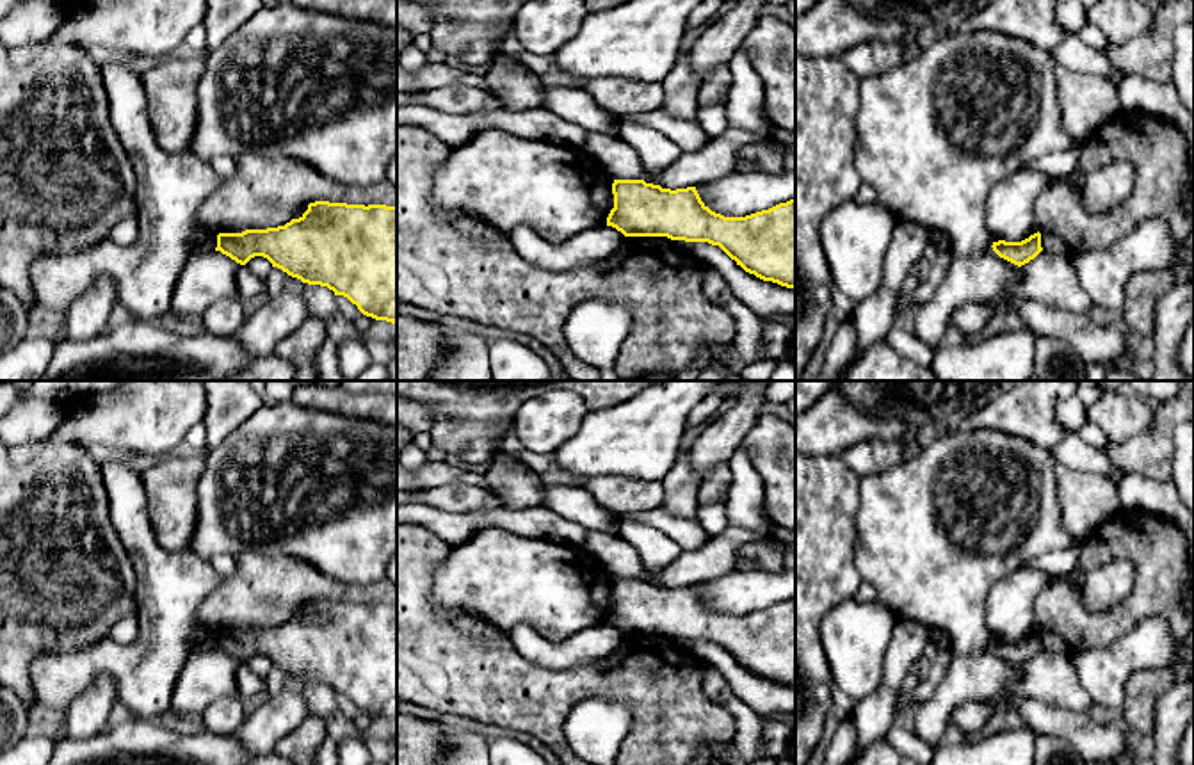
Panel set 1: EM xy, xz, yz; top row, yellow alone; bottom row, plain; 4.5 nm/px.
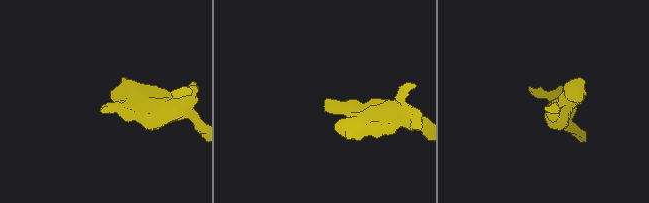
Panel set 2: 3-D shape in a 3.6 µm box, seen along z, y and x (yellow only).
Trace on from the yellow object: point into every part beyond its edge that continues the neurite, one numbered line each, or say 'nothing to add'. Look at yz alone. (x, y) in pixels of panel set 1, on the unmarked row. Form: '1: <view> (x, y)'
nothing to add

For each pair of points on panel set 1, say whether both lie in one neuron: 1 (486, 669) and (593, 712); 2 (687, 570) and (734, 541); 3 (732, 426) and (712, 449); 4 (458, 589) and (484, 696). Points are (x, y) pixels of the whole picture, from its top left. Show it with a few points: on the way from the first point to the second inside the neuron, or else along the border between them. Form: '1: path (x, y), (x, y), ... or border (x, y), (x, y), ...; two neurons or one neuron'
1: border (618, 700), (582, 700), (564, 724), (568, 746); two neurons
2: path (698, 566), (709, 563), (723, 548); one neuron
3: path (728, 431), (716, 443); one neuron
4: border (431, 586), (436, 603), (502, 628); two neurons

